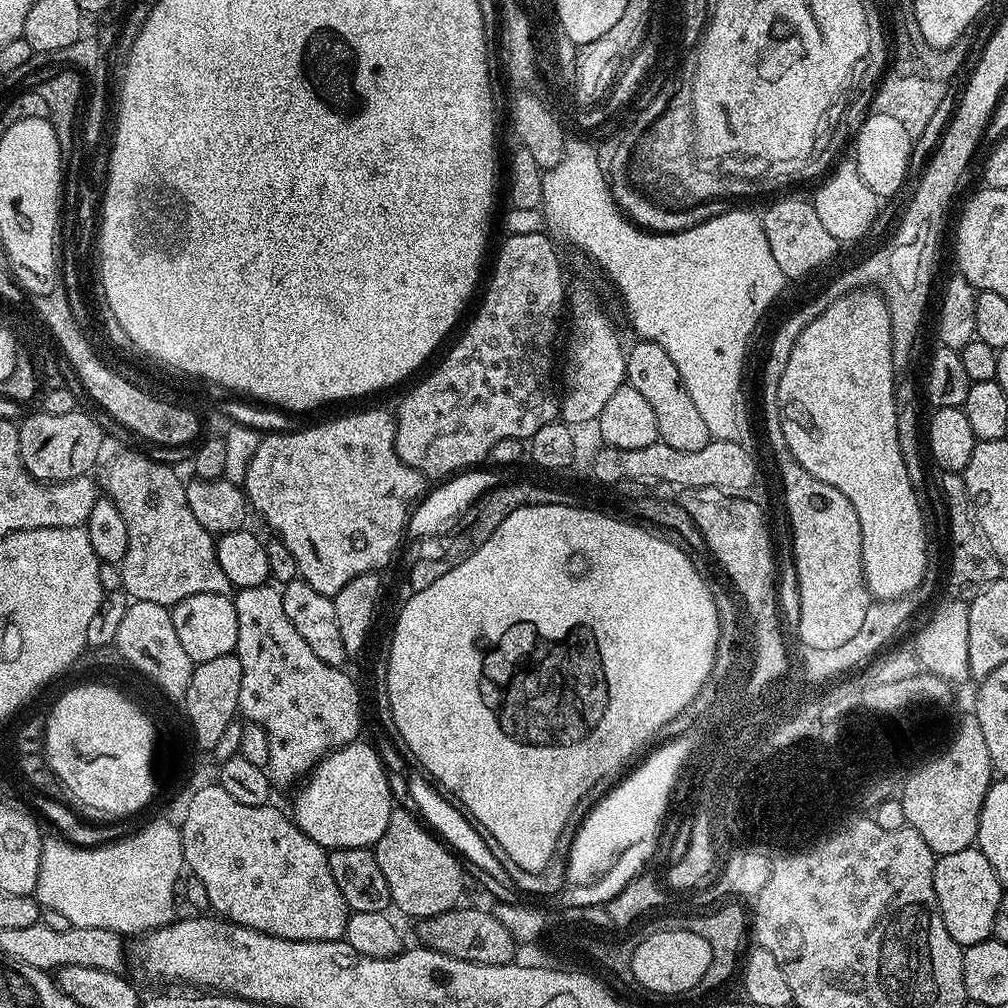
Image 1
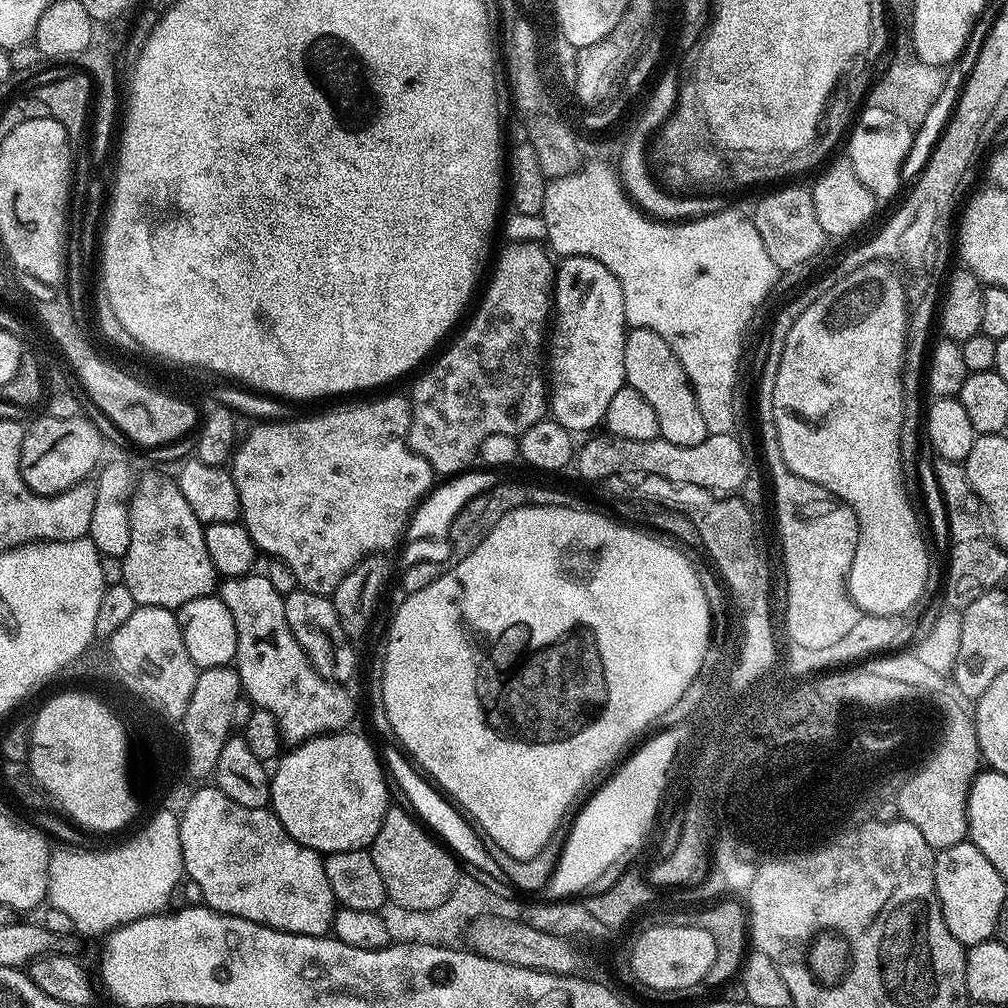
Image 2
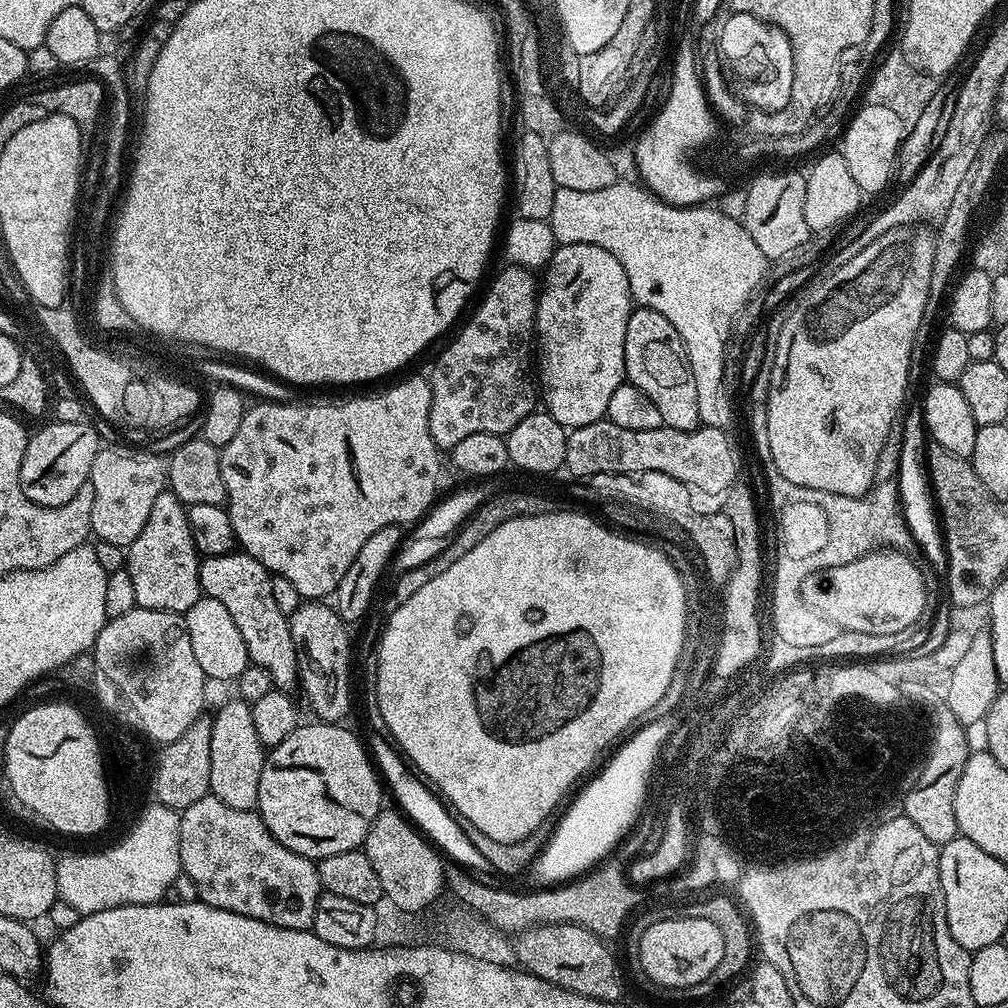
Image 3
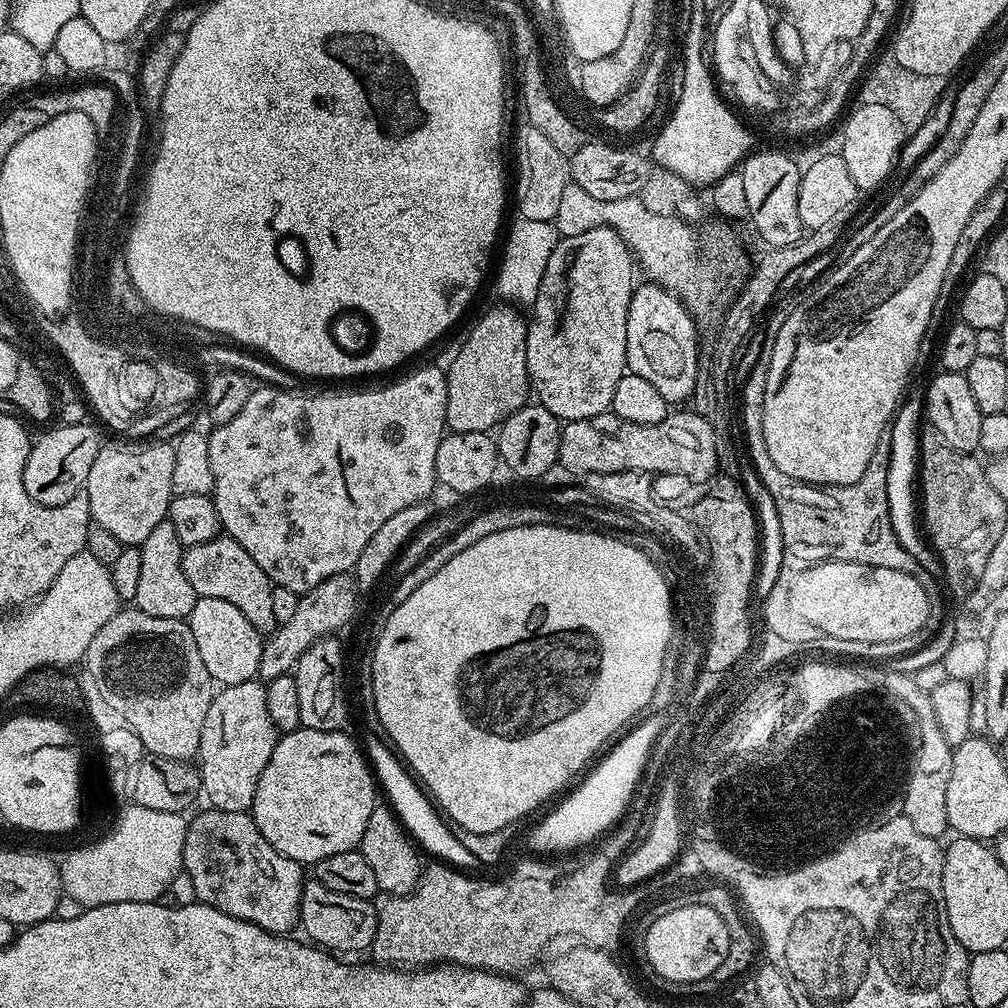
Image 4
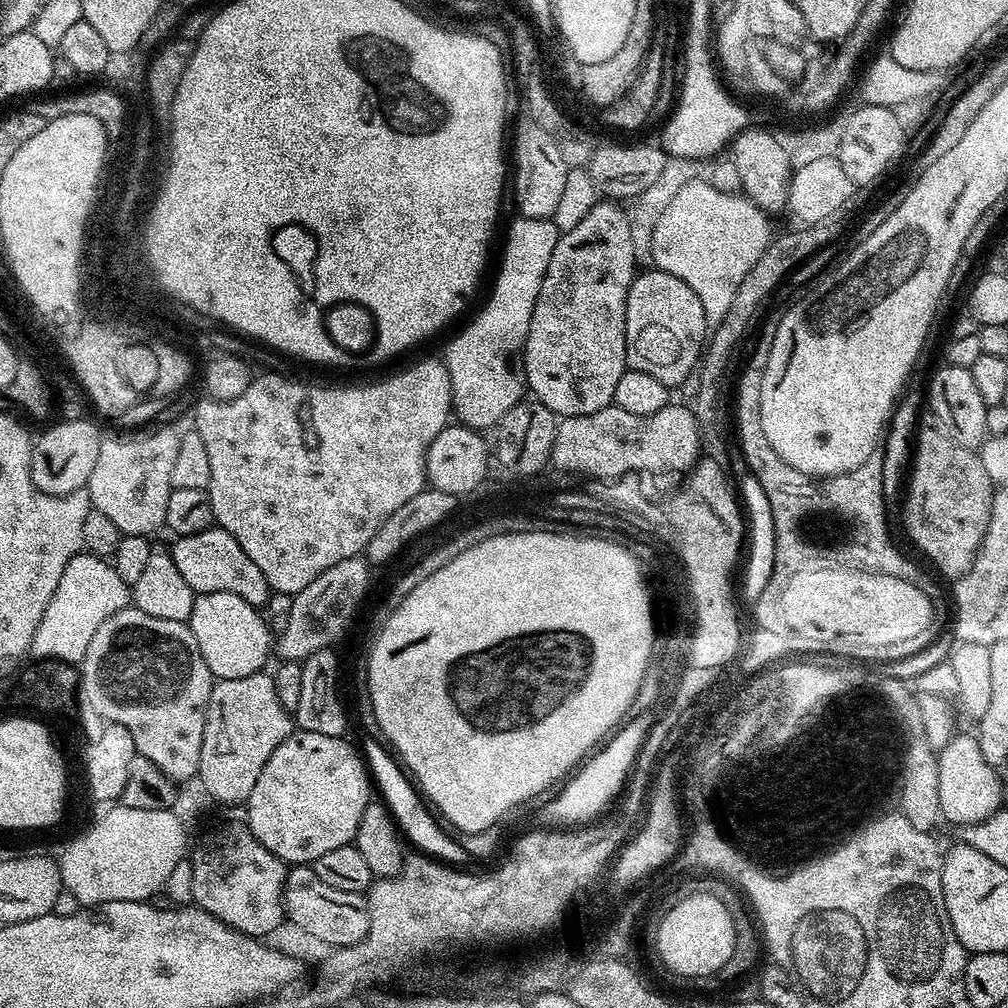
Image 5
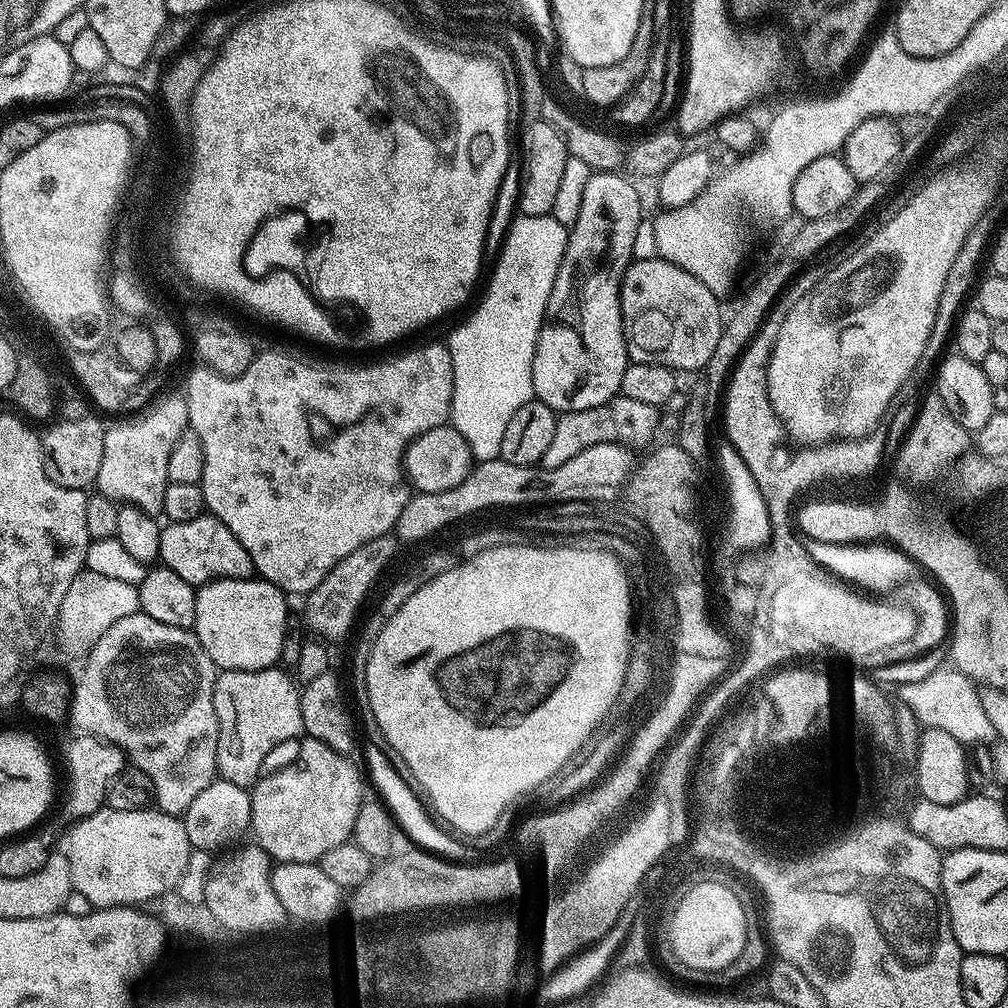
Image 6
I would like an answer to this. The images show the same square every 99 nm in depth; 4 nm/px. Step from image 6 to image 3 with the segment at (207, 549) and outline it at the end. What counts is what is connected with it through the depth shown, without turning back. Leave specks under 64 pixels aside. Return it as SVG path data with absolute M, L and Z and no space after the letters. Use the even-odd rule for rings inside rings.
M237 550L227 552L221 556L206 556L200 561L200 590L203 595L213 596L226 610L230 610L230 616L238 625L238 630L242 630L242 638L246 642L249 661L258 667L264 667L269 672L273 685L285 690L291 689L298 680L298 667L296 658L295 642L291 638L291 626L289 617L278 610L278 605L274 602L274 590L272 589L272 573L262 566L247 552Z

